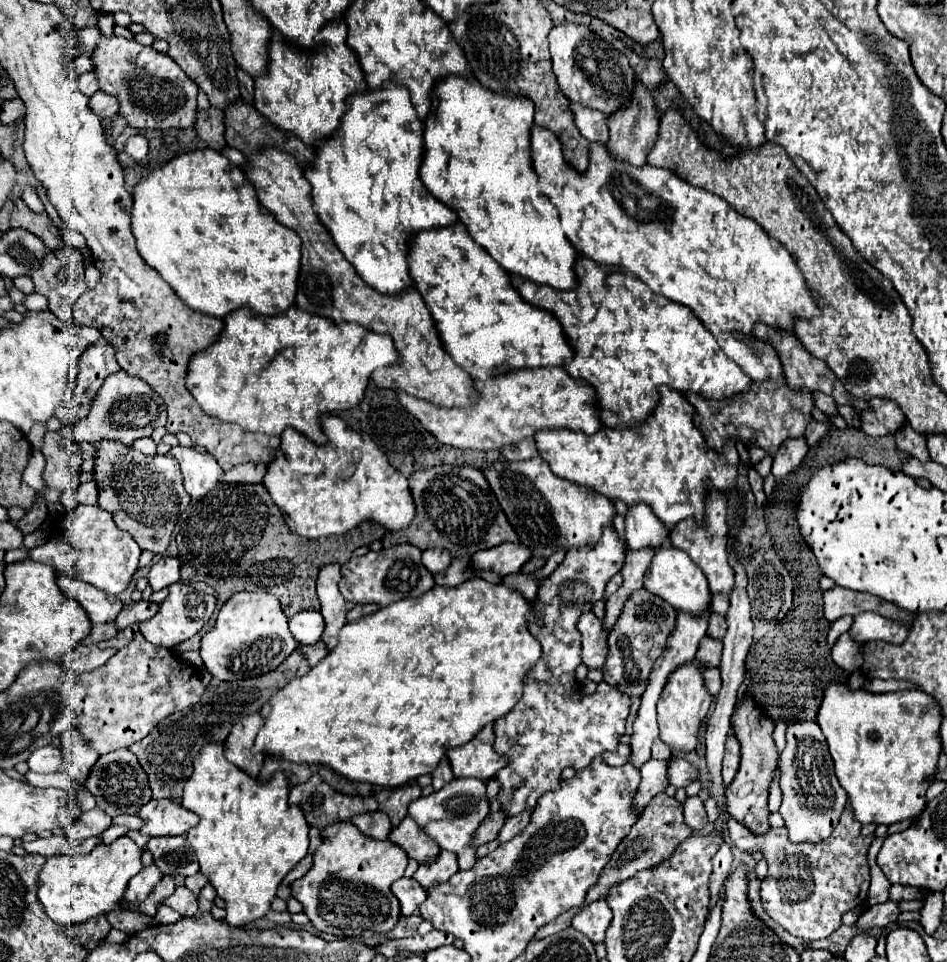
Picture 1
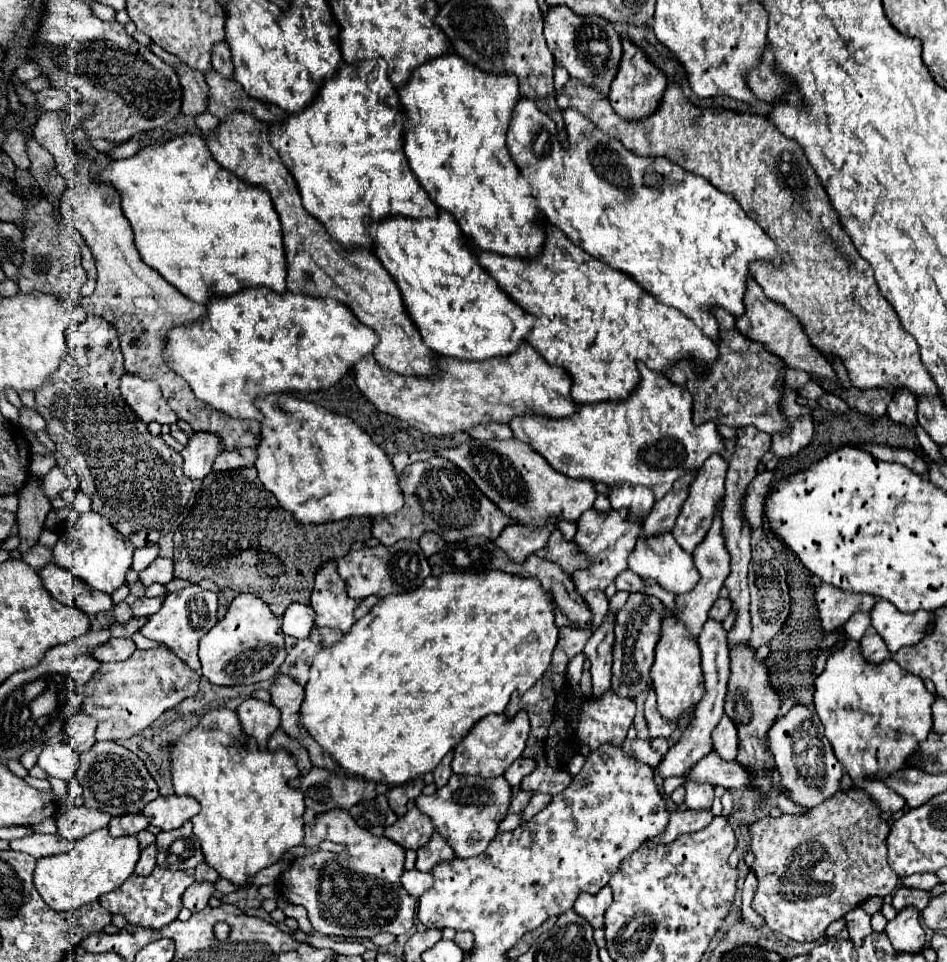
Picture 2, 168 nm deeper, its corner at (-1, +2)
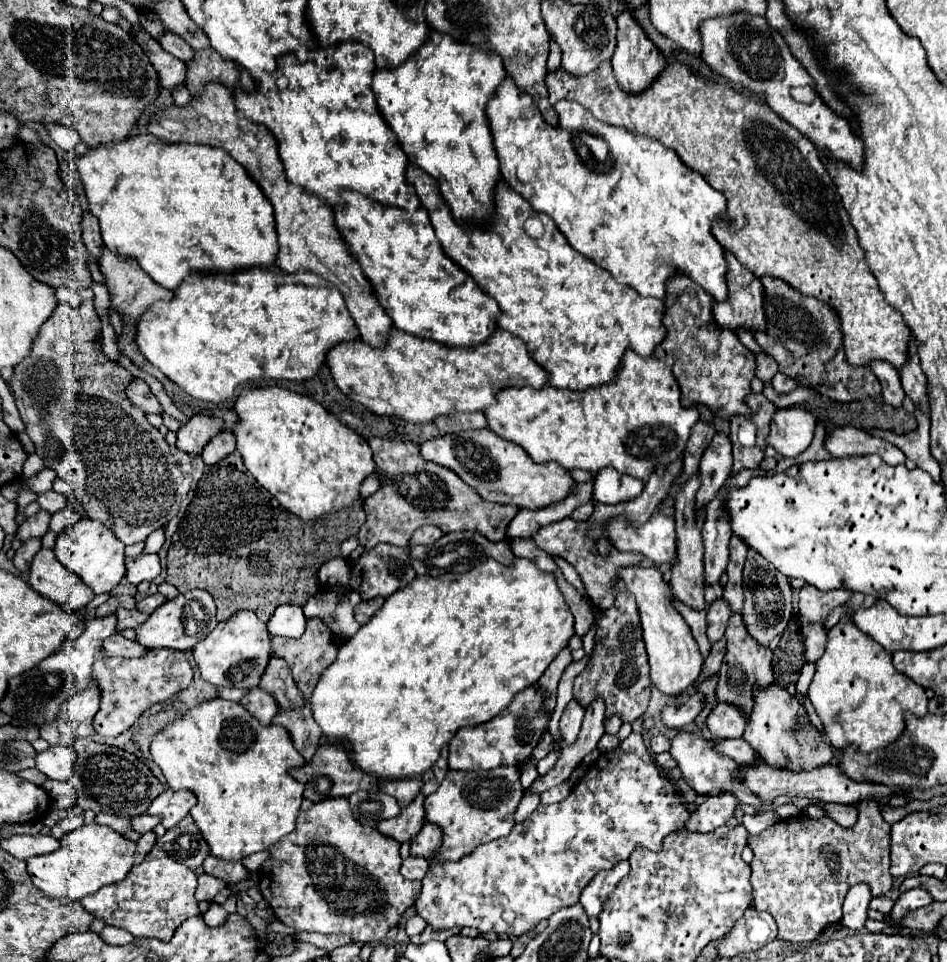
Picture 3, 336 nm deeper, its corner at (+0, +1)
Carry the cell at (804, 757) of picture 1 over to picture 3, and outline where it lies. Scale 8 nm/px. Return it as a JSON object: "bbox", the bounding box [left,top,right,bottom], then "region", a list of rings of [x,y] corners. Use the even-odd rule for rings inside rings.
{"bbox":[743,684,833,772],"region":[[[773,684],[767,692],[755,692],[755,712],[747,722],[743,738],[759,752],[763,762],[773,768],[807,772],[831,764],[833,748],[823,738],[821,730],[809,720],[805,708],[795,696],[789,696],[785,688]]]}

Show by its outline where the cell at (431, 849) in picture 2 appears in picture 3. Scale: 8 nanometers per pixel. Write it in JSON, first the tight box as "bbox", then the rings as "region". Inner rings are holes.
{"bbox":[411,824,443,860],"region":[[[425,824],[423,832],[419,832],[415,840],[411,840],[411,856],[423,856],[427,860],[433,860],[441,844],[443,844],[441,830],[433,824]]]}

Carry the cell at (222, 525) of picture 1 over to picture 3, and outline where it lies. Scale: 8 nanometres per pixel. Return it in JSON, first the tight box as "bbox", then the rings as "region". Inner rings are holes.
{"bbox":[167,452,365,622],"region":[[[233,452],[215,466],[207,466],[185,516],[181,518],[167,556],[167,582],[177,586],[179,592],[203,588],[213,594],[217,604],[217,620],[227,620],[237,610],[253,610],[263,622],[269,622],[271,614],[281,604],[303,606],[319,590],[319,568],[341,556],[341,542],[357,536],[365,524],[363,508],[347,508],[339,516],[327,516],[327,520],[303,522],[295,514],[279,506],[279,502],[253,478],[245,468],[239,452]]]}

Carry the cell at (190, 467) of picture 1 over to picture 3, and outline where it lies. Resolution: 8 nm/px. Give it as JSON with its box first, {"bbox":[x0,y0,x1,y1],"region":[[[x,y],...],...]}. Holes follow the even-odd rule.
{"bbox":[177,414,223,456],"region":[[[195,414],[185,426],[179,428],[177,448],[191,454],[191,456],[201,456],[201,452],[209,444],[209,440],[215,438],[221,430],[223,430],[221,420]]]}

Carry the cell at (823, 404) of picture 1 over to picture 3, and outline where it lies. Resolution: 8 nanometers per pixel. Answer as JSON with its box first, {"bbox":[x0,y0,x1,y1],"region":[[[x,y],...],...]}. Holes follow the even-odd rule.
{"bbox":[773,374,799,392],"region":[[[777,374],[775,378],[773,378],[773,388],[777,390],[777,392],[791,392],[791,390],[795,390],[799,384],[793,380],[793,378],[789,378],[789,376],[785,376],[785,374]]]}

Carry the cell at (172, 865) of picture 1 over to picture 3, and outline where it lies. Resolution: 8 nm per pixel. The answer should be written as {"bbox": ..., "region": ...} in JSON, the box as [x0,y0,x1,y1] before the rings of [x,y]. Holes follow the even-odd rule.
{"bbox":[157,816,209,870],"region":[[[185,816],[175,828],[167,830],[165,836],[157,840],[157,846],[175,862],[185,864],[191,870],[201,868],[203,860],[209,856],[207,842],[195,828],[193,818]]]}

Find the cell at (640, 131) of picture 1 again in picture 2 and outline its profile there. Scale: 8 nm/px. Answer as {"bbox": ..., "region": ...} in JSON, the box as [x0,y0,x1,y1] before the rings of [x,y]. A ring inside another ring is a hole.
{"bbox":[610,37,668,121],"region":[[[624,37],[620,71],[616,75],[616,81],[612,81],[612,87],[610,87],[610,103],[612,103],[614,111],[622,119],[632,119],[632,121],[644,119],[650,113],[654,113],[656,107],[660,105],[666,85],[668,85],[666,75],[654,63],[648,61],[648,57],[644,55],[644,51],[640,51],[640,47],[636,47],[628,37]]]}

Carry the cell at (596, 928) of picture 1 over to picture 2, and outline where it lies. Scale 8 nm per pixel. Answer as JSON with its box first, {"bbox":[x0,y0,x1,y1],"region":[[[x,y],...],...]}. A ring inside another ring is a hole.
{"bbox":[574,885,612,929],"region":[[[606,885],[596,895],[580,895],[580,899],[576,899],[574,903],[574,909],[594,929],[600,929],[604,925],[604,913],[610,905],[612,905],[612,889]]]}

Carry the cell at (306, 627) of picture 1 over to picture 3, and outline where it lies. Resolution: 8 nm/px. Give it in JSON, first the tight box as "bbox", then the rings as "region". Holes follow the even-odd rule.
{"bbox":[267,606,305,638],"region":[[[279,606],[275,610],[275,614],[271,616],[271,620],[267,622],[269,632],[275,636],[287,636],[287,638],[299,638],[305,632],[305,614],[299,606]]]}

